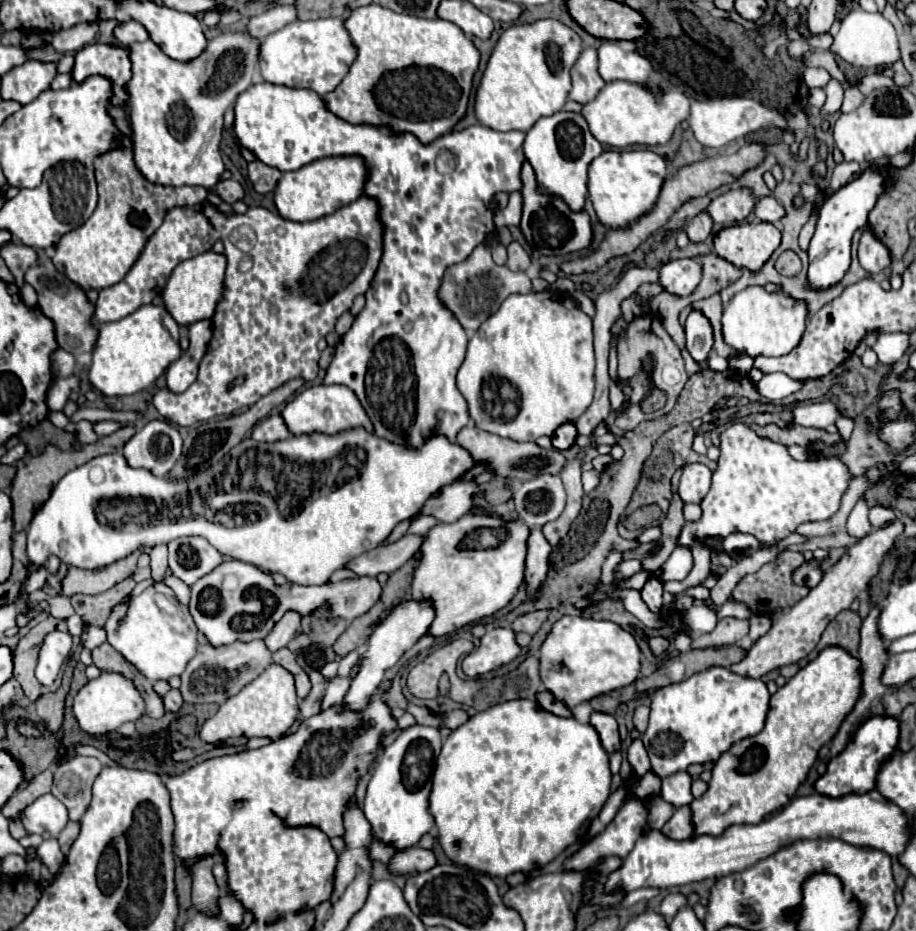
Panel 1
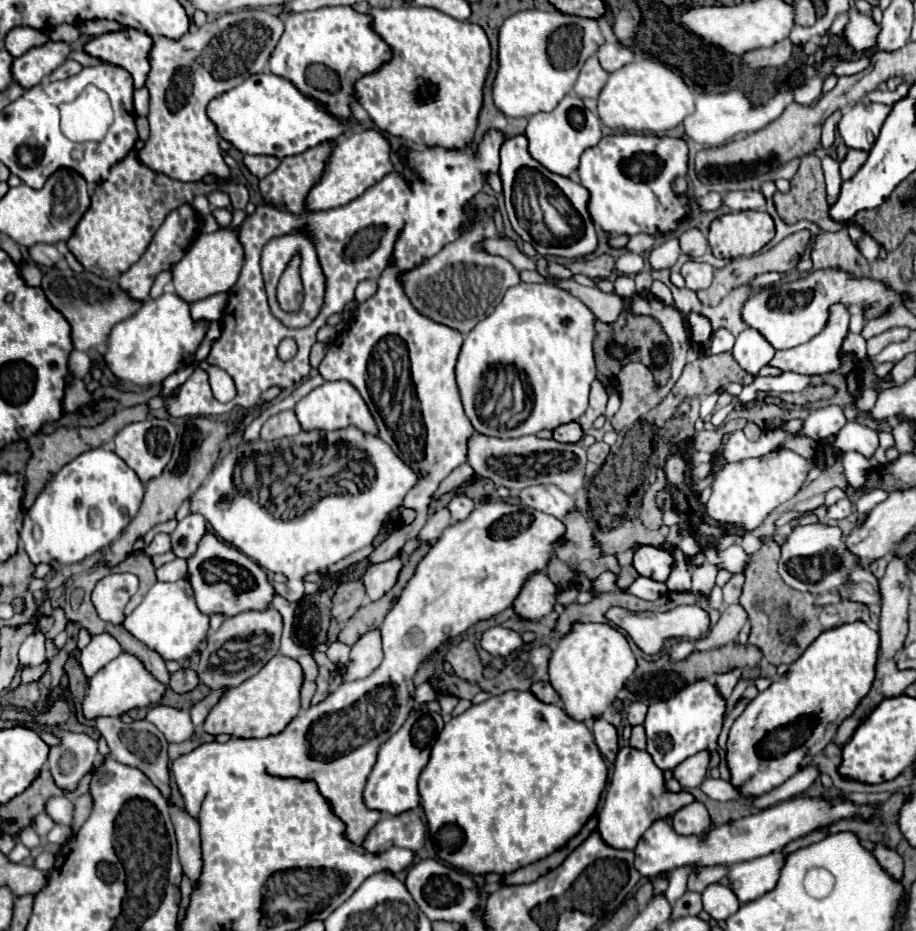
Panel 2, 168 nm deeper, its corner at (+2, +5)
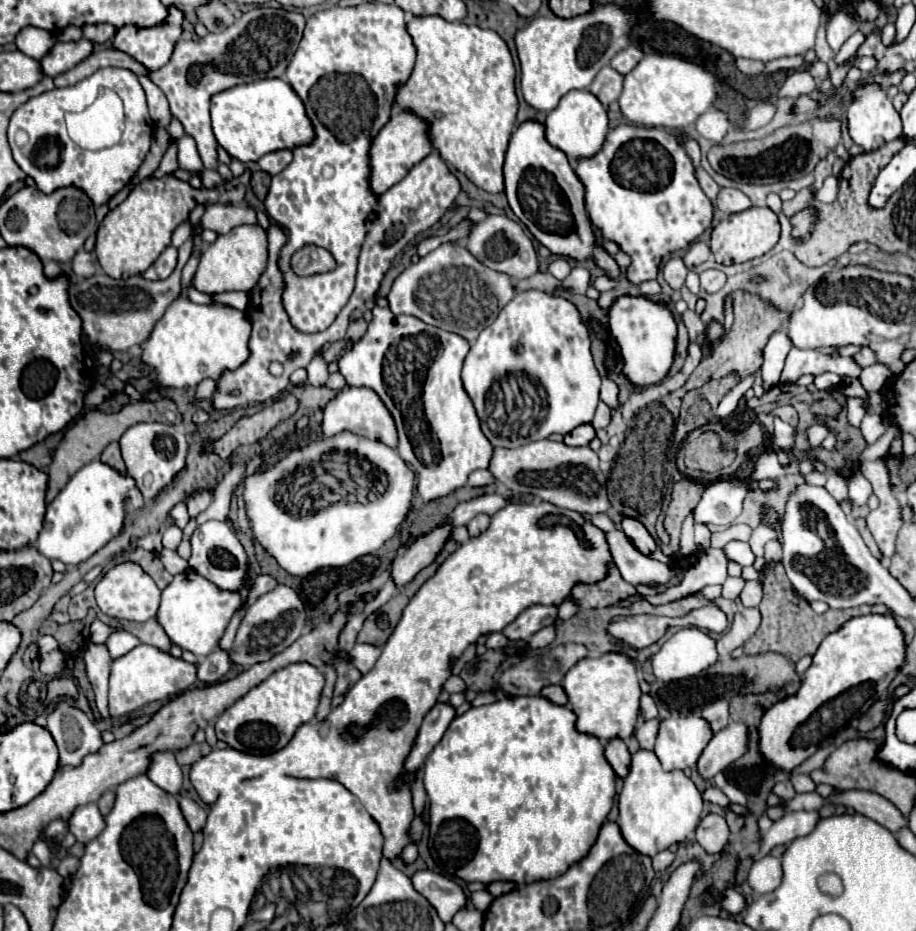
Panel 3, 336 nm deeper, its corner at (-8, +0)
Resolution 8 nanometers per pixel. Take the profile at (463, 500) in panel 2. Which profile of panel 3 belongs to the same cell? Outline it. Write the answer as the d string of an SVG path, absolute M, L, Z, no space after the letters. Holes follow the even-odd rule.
M476 515L470 523L468 523L468 531L470 537L478 537L478 533L484 533L490 525L490 517L488 515Z

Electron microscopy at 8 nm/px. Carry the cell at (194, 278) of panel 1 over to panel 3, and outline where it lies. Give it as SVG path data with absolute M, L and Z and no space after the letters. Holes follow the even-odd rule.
M240 225L230 233L220 235L212 245L208 245L200 257L198 271L194 275L194 287L202 293L222 293L222 291L250 291L262 269L266 269L268 245L266 231L260 225Z

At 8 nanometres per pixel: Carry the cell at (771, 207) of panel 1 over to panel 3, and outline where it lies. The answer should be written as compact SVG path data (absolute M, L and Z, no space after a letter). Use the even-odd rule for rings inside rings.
M720 189L718 193L718 199L716 199L716 207L724 213L738 213L738 211L744 211L748 209L752 203L750 199L738 191L738 189Z

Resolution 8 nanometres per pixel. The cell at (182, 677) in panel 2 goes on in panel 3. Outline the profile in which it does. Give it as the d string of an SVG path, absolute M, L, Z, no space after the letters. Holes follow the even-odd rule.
M214 649L210 655L204 657L204 661L198 665L198 679L206 685L218 683L226 671L230 669L230 655L226 649Z

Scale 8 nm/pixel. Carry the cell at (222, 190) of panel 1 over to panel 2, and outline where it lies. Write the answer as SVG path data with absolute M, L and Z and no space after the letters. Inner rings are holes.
M130 152L124 160L114 164L110 168L110 172L102 178L102 182L96 186L94 196L92 196L92 204L90 204L88 212L82 216L80 224L74 228L74 232L68 238L66 246L86 270L94 272L96 276L118 278L122 272L126 272L144 254L146 246L150 244L154 232L164 222L168 212L172 212L179 205L191 203L198 194L210 194L210 192L216 192L216 190L226 192L230 196L230 202L232 202L234 208L240 208L240 210L246 208L248 190L246 190L244 184L234 184L234 182L208 182L208 184L206 182L178 182L178 180L172 180L172 178L168 178L164 174L152 172L150 168L146 168L144 164L138 162L136 152Z

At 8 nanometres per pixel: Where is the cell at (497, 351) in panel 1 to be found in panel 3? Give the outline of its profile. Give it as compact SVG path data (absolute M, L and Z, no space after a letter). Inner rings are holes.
M524 291L524 293L516 293L514 299L498 313L496 321L492 325L488 325L476 339L476 343L470 347L466 359L464 359L464 369L462 369L462 383L466 393L470 395L476 413L480 417L480 425L484 435L488 437L488 441L494 447L520 447L526 445L530 441L538 441L538 439L546 439L552 433L570 433L572 429L576 429L582 423L590 423L598 405L598 393L600 393L600 375L594 367L592 355L590 355L590 328L588 324L580 319L578 309L562 299L562 297L552 297L544 291ZM514 371L524 371L530 377L534 377L546 391L546 401L542 405L536 405L536 413L528 419L522 421L520 427L522 429L508 429L508 435L496 435L490 431L488 421L486 421L486 413L484 413L484 399L486 393L490 391L492 384L500 375L504 373L514 373Z

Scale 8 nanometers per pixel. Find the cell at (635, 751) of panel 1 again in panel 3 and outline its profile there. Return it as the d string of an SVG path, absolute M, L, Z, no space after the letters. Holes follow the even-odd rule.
M654 719L654 721L646 721L636 727L636 739L640 743L640 749L654 749L658 725L660 725L660 719Z

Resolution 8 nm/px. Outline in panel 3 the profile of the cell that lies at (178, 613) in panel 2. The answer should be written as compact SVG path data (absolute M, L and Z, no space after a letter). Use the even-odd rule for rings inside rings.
M188 569L184 573L178 573L174 581L162 591L162 601L156 617L176 645L196 655L210 655L218 647L240 603L242 603L240 593L222 591L212 581L206 581L202 575Z

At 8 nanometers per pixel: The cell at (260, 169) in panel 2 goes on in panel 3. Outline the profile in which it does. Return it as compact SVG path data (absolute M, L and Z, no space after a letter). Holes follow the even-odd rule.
M280 149L280 151L266 153L264 157L260 157L258 165L260 165L262 171L266 171L270 175L278 175L290 161L292 161L292 151L290 149Z

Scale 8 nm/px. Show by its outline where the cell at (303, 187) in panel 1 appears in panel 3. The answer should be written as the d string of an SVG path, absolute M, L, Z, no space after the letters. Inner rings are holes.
M406 109L396 111L392 115L392 119L388 121L388 125L372 141L372 149L370 149L370 159L372 159L370 161L370 167L372 167L370 185L372 185L372 191L376 195L382 195L386 189L390 189L398 181L402 181L406 177L406 173L416 163L420 163L426 155L430 155L430 151L432 151L430 129L426 129L426 121L422 121L412 111L410 113L406 113Z

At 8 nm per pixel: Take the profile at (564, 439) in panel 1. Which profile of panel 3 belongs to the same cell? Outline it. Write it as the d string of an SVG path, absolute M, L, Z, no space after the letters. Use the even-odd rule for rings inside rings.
M590 423L576 427L574 431L570 431L568 435L564 435L564 443L566 445L588 445L594 439L594 427Z

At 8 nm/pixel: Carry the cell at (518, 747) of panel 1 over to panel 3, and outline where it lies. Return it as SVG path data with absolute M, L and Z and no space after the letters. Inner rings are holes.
M506 697L502 701L482 705L482 707L470 707L466 713L454 717L450 727L446 729L442 741L432 749L424 763L424 787L430 799L430 837L438 855L438 867L448 877L458 877L466 883L480 881L480 883L492 883L492 881L512 881L514 885L522 887L534 881L546 881L550 877L560 877L566 873L566 869L586 853L590 853L590 847L594 845L598 831L602 823L606 821L612 803L614 803L614 769L604 757L602 743L592 737L576 731L576 715L568 707L554 705L552 701L544 697Z

